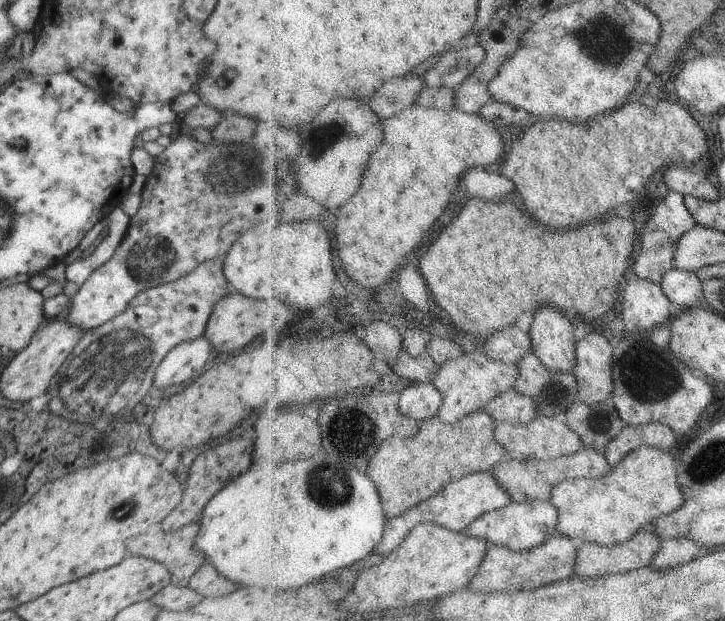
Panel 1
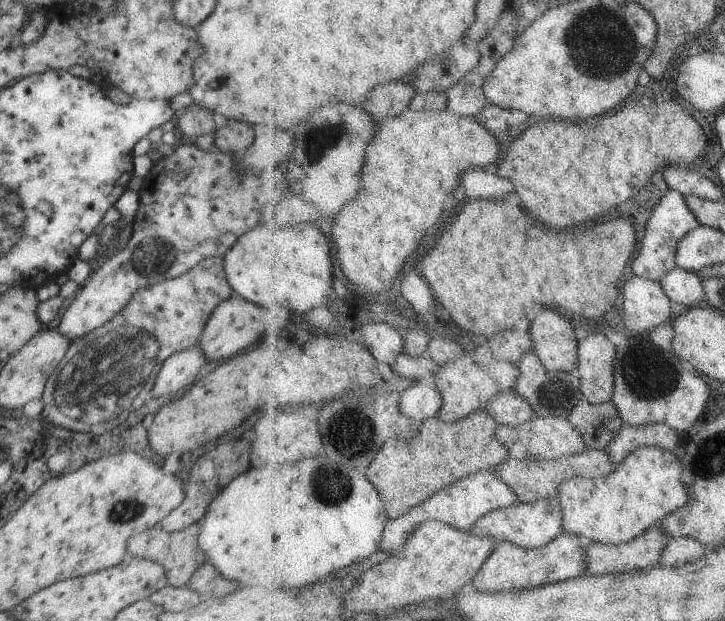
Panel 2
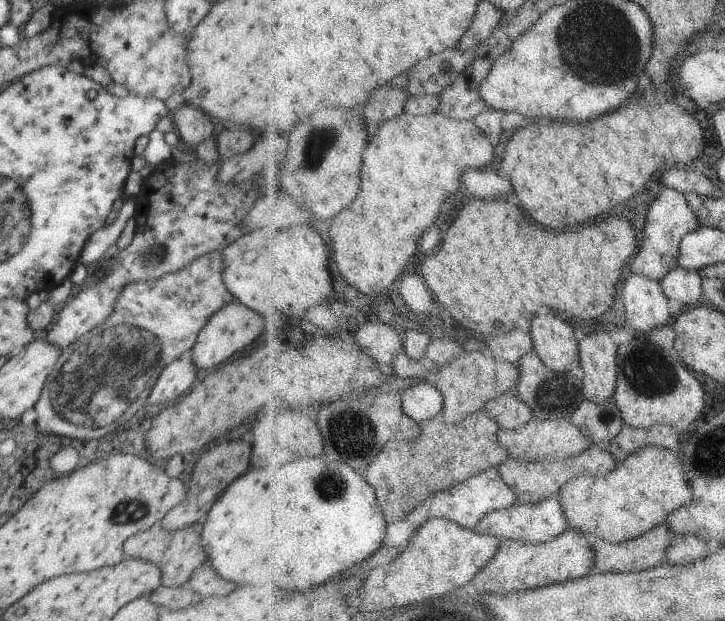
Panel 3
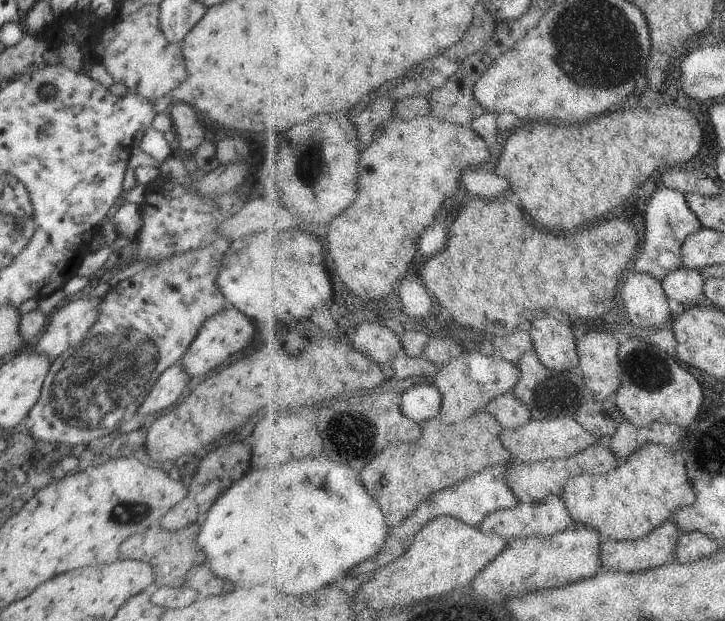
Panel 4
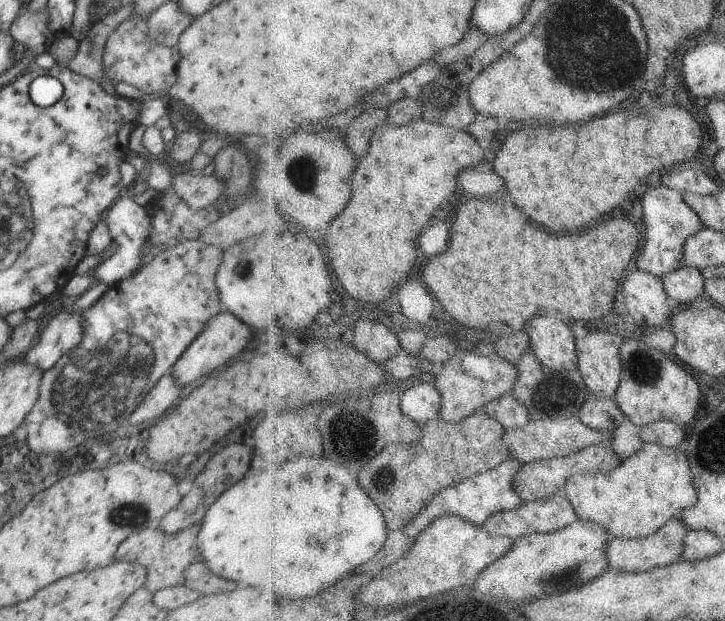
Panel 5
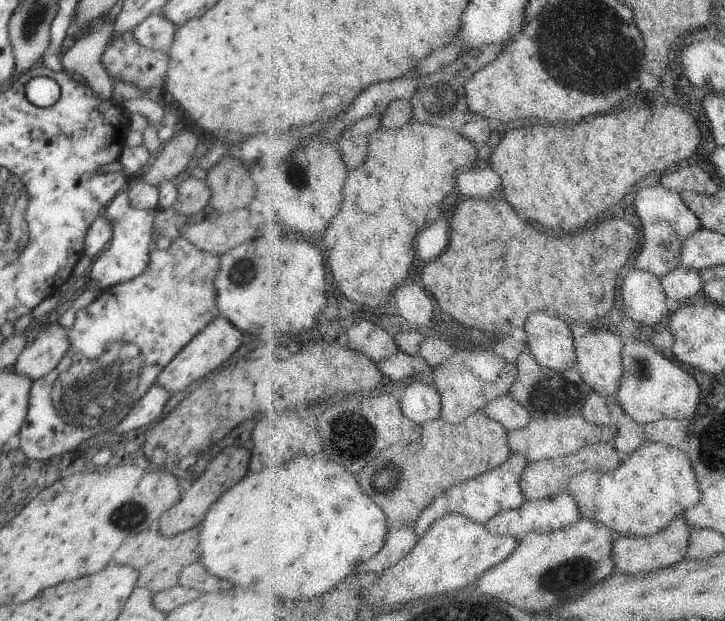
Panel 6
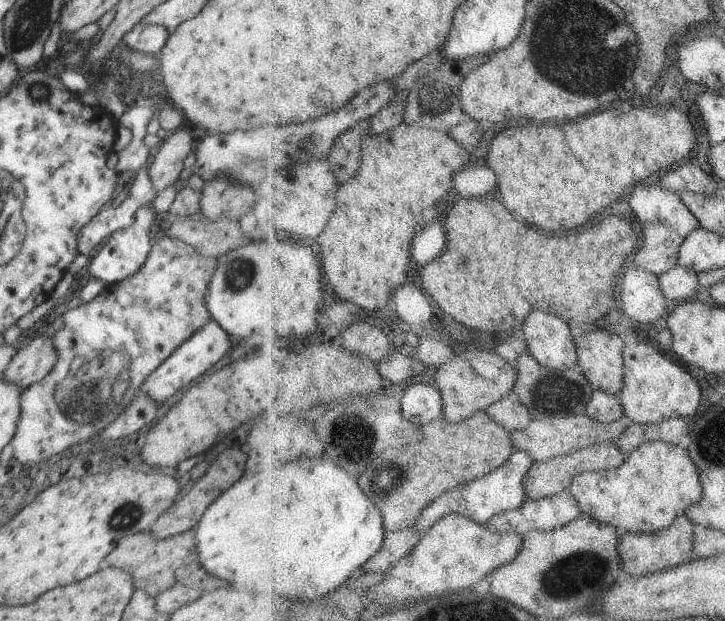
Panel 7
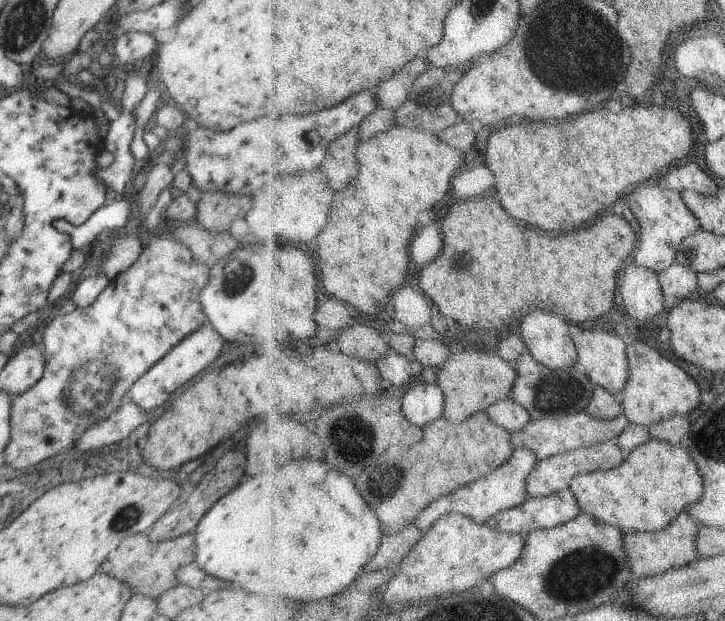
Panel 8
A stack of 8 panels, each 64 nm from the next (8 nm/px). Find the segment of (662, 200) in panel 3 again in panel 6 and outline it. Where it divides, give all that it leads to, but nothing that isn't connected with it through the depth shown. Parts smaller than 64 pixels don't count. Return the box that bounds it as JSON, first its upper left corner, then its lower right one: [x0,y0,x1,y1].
[635,182,704,278]

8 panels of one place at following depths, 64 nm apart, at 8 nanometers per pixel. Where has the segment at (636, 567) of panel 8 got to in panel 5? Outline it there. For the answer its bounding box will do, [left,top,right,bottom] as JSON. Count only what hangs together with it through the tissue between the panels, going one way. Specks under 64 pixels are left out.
[609,517,691,573]

